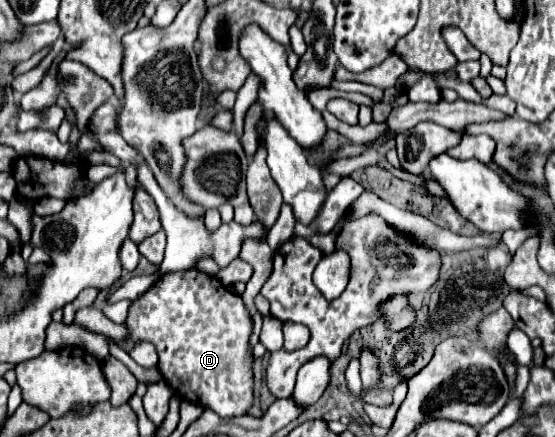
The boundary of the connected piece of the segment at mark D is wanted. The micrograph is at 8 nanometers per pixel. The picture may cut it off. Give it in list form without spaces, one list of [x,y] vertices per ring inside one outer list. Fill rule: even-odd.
[[[190,268],[190,270],[180,270],[180,272],[170,272],[170,274],[162,274],[140,298],[136,298],[130,306],[126,324],[130,328],[130,340],[148,340],[156,346],[158,350],[158,370],[162,372],[162,378],[166,380],[166,384],[174,390],[174,394],[178,394],[180,398],[186,398],[202,408],[210,408],[212,412],[216,412],[220,418],[234,418],[234,416],[244,416],[248,414],[252,402],[254,402],[254,374],[252,374],[252,366],[254,366],[254,352],[250,346],[250,336],[252,336],[252,316],[248,312],[248,308],[244,306],[242,298],[238,294],[232,294],[216,276],[210,276],[198,268]]]

